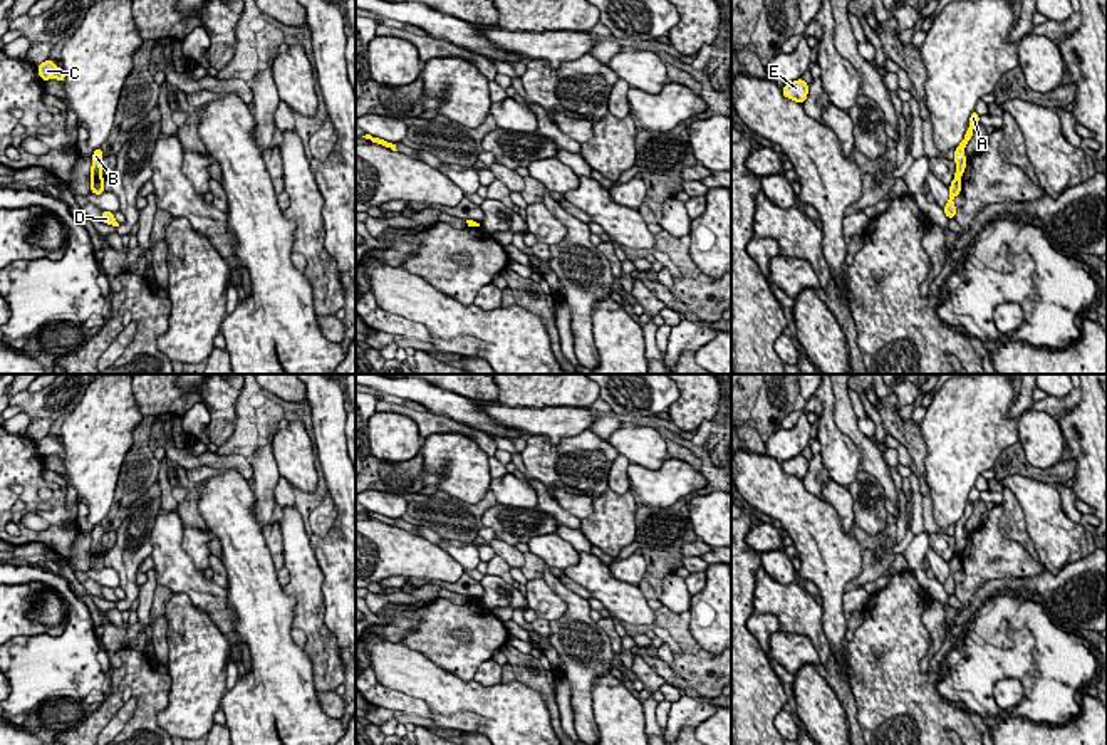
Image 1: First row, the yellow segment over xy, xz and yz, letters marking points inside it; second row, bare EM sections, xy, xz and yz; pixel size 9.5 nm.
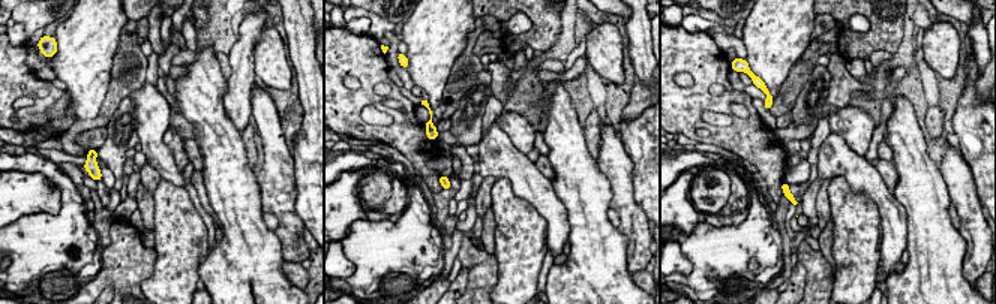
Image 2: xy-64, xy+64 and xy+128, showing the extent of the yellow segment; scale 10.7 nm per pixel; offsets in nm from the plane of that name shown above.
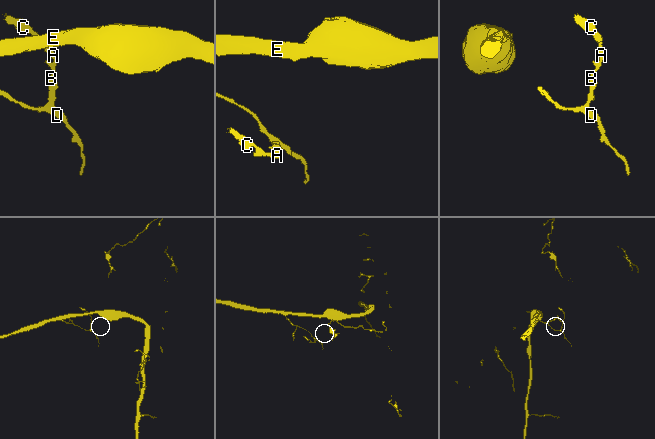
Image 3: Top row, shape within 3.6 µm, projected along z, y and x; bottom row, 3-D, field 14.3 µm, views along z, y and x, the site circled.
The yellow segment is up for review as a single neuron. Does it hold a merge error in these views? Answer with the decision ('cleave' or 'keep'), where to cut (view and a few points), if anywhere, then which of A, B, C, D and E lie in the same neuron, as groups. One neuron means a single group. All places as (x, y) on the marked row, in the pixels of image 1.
cleave; cut xy (93, 177), (101, 178); groups A B C / D E

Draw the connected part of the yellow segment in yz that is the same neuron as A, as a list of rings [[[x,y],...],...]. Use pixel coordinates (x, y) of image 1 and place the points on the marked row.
[[[973,111],[969,116],[969,128],[964,133],[964,139],[956,146],[956,151],[954,151],[954,163],[956,163],[954,178],[958,178],[958,180],[963,176],[963,173],[966,169],[964,148],[969,143],[969,139],[973,138],[973,129],[976,124],[980,124],[980,116],[976,111]]]

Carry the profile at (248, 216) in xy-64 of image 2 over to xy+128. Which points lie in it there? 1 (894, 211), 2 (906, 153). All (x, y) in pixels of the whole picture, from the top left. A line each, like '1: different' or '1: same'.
1: different
2: same

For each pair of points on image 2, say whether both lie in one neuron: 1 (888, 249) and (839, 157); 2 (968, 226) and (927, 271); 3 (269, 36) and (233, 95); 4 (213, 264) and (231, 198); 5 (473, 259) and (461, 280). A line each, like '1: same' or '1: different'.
1: same
2: different
3: different
4: same
5: different

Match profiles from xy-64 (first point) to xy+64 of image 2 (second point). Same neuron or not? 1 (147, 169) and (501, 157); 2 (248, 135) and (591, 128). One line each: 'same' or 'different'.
1: different
2: same

